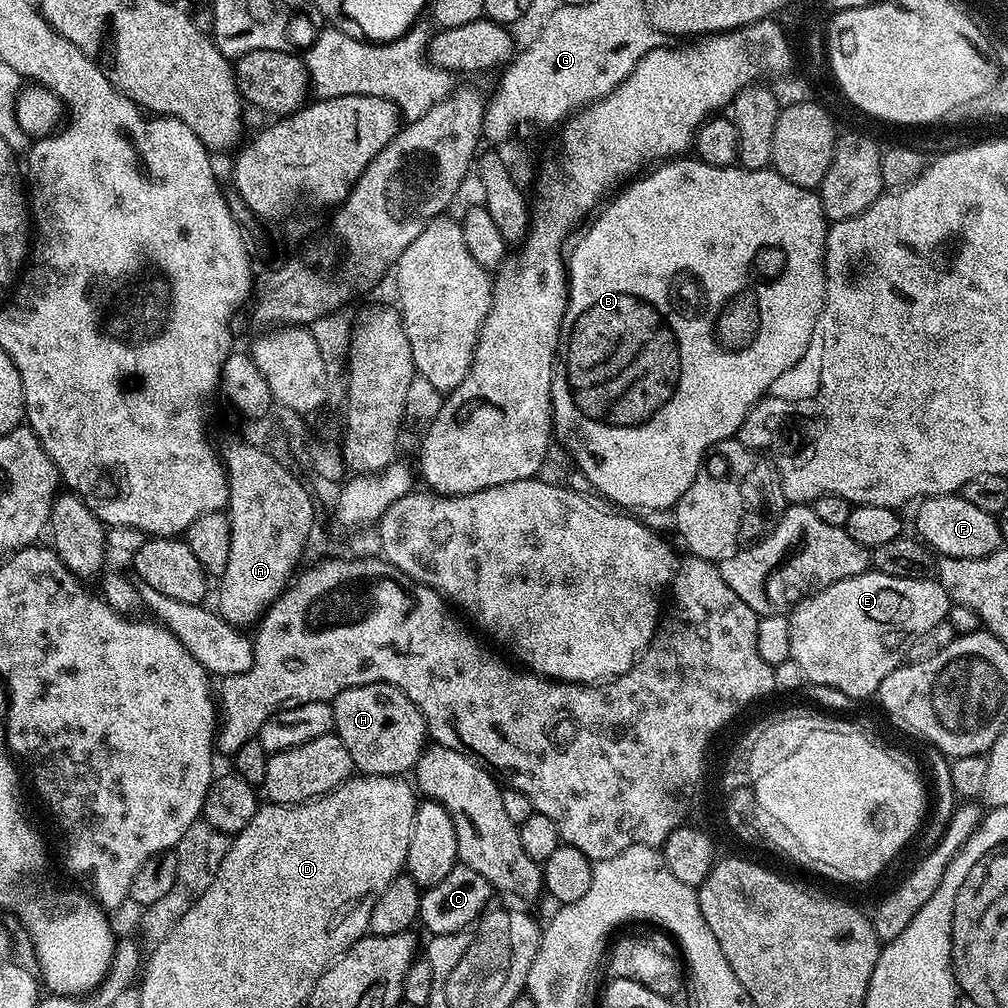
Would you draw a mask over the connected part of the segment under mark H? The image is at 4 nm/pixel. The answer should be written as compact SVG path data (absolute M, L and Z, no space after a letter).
M367 684L342 690L331 701L335 735L350 750L353 765L365 776L403 777L415 769L426 747L424 715L394 686Z

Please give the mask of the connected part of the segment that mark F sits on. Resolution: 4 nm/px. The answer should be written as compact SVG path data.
M963 495L929 496L920 506L916 512L915 531L919 539L941 557L982 558L1000 551L1005 543L1000 533L999 519L993 513L966 502Z

